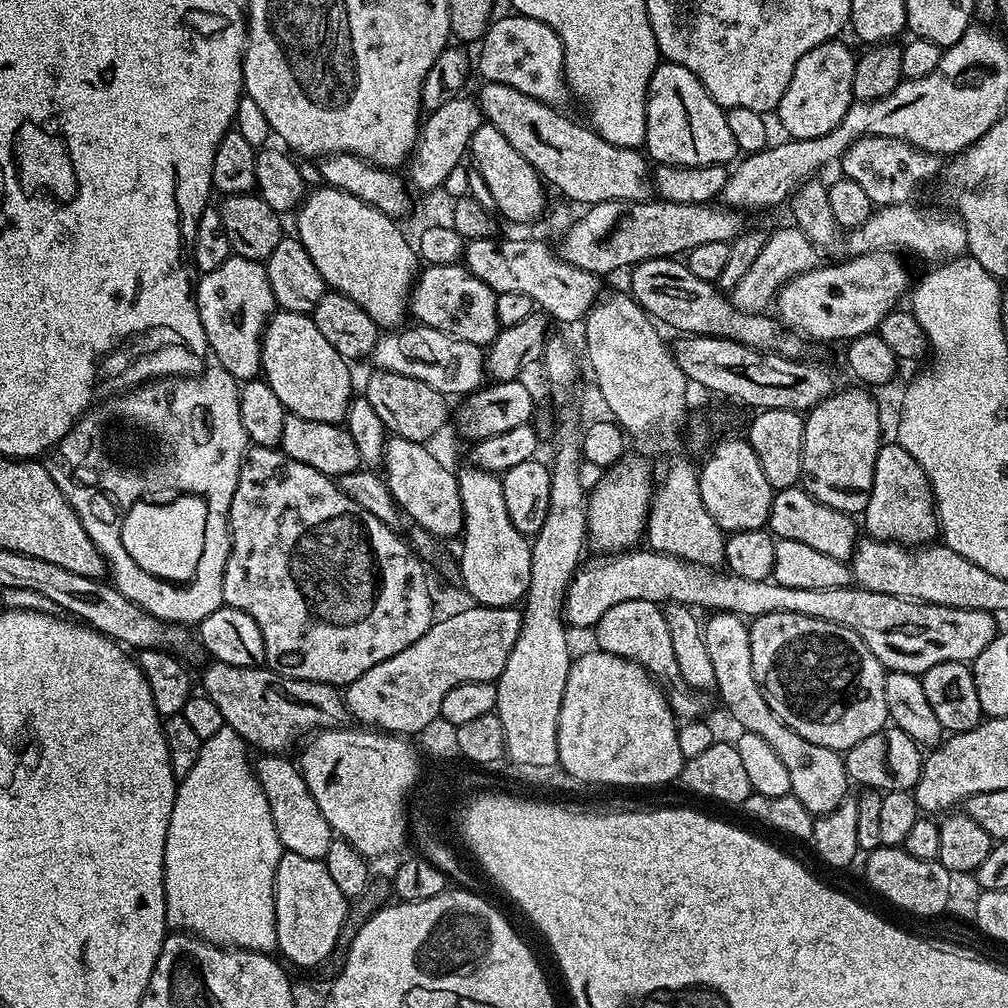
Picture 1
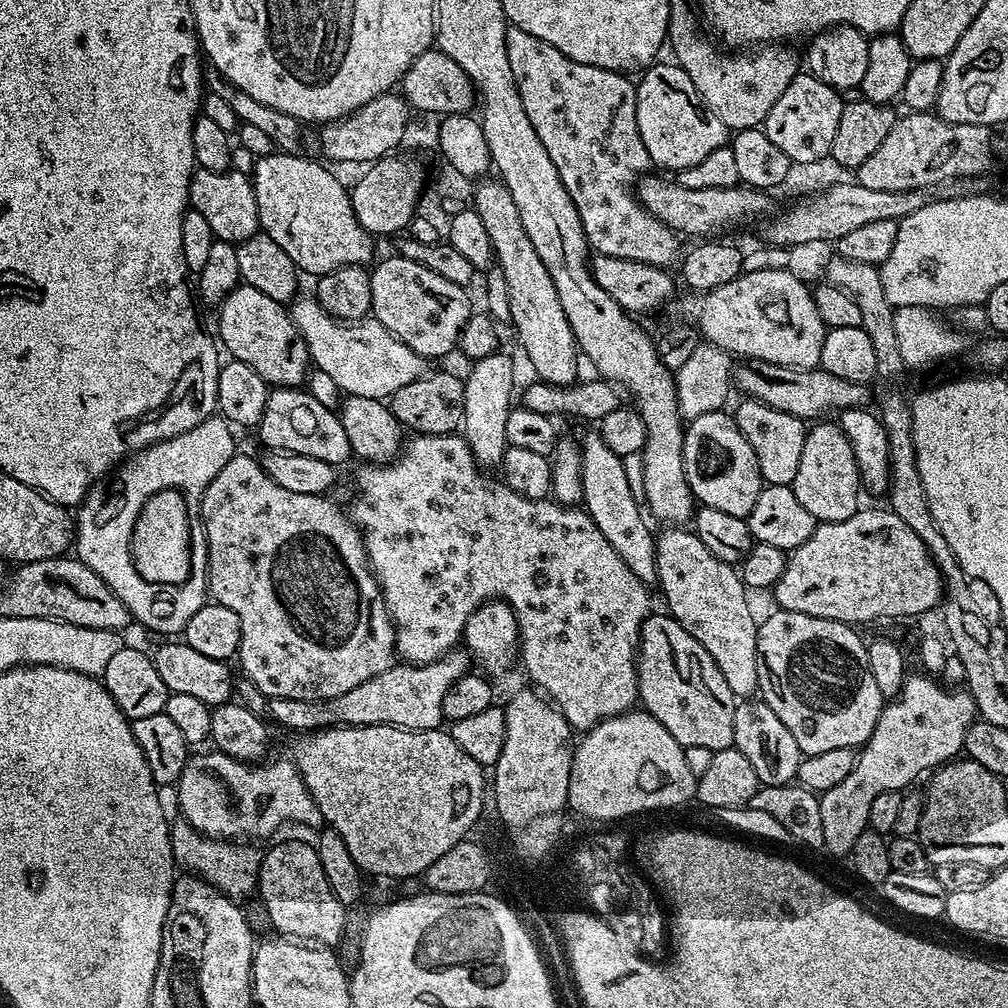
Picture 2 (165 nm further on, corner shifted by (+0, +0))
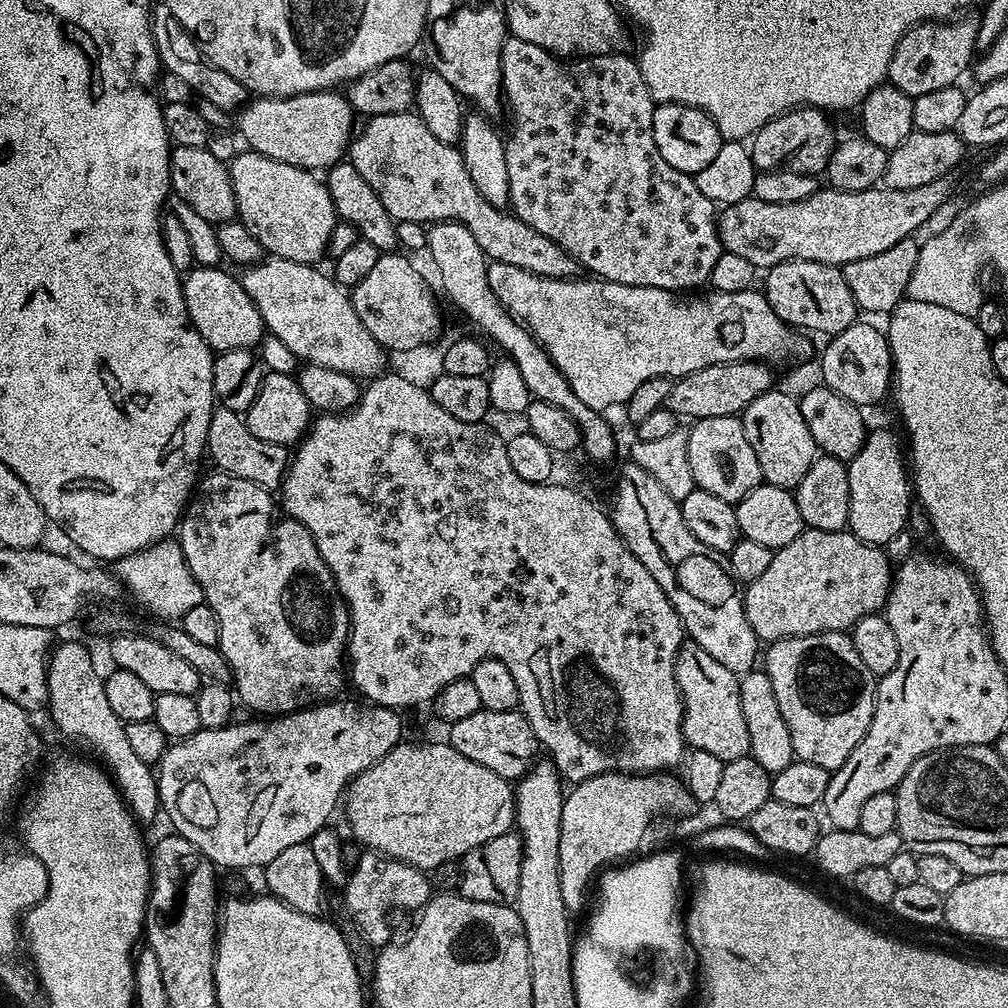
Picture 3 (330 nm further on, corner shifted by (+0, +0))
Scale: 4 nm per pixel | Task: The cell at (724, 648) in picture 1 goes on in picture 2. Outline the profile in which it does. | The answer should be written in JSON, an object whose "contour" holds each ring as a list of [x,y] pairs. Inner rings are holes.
{"contour":[[[668,526],[664,533],[656,536],[656,579],[658,588],[664,591],[664,600],[668,603],[667,611],[690,634],[690,638],[697,640],[714,658],[718,670],[722,670],[722,678],[726,678],[726,686],[738,698],[752,698],[757,695],[758,682],[758,654],[756,653],[757,617],[752,617],[752,608],[748,605],[749,593],[744,587],[744,581],[735,567],[710,554],[706,546],[696,537],[695,531],[685,530],[680,526]]]}

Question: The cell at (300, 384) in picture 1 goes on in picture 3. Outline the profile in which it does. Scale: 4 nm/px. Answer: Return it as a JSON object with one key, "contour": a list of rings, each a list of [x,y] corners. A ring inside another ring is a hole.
{"contour":[[[196,266],[183,277],[186,310],[190,322],[211,346],[213,353],[219,354],[239,348],[255,349],[266,333],[264,319],[258,314],[258,306],[254,306],[250,294],[246,294],[239,279],[222,269],[220,266]]]}

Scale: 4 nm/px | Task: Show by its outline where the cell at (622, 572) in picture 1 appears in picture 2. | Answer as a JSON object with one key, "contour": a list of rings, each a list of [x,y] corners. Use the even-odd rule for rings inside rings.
{"contour":[[[467,651],[447,652],[429,664],[409,664],[397,662],[390,670],[362,682],[346,694],[338,694],[333,700],[287,700],[271,698],[267,701],[267,715],[272,715],[273,725],[281,724],[295,734],[307,734],[313,730],[333,726],[351,726],[353,724],[385,724],[395,728],[408,728],[412,732],[421,732],[431,728],[440,728],[442,724],[442,698],[446,690],[458,682],[458,678],[469,675],[470,656]]]}

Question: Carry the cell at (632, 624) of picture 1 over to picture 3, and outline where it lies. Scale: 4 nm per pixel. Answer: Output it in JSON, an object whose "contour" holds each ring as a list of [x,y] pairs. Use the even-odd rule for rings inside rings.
{"contour":[[[688,642],[681,647],[680,653],[676,655],[676,681],[680,687],[680,694],[684,698],[682,730],[684,731],[685,745],[688,748],[706,750],[725,762],[749,755],[750,733],[746,730],[746,718],[742,714],[740,682],[737,676],[730,670],[726,670],[726,666],[722,666],[722,662],[714,662],[714,658],[710,658],[710,654],[706,654],[706,650]]]}

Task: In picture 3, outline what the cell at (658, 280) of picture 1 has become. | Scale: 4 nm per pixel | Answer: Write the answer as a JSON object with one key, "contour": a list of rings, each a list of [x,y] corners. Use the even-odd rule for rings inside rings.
{"contour":[[[415,111],[399,112],[398,114],[382,114],[381,116],[369,116],[363,121],[364,129],[353,135],[351,144],[348,145],[347,159],[370,182],[370,190],[378,194],[382,206],[397,222],[418,222],[425,226],[439,224],[441,222],[455,222],[465,224],[474,234],[478,246],[482,246],[485,256],[492,262],[506,262],[506,266],[518,266],[518,270],[526,270],[530,274],[538,274],[546,278],[558,278],[559,280],[571,280],[577,275],[578,265],[576,259],[558,242],[550,242],[546,234],[538,234],[534,226],[526,226],[511,211],[490,206],[482,194],[474,187],[474,181],[466,171],[466,162],[462,162],[462,154],[455,144],[447,144],[434,138],[430,134],[430,126],[422,122],[422,118]]]}

